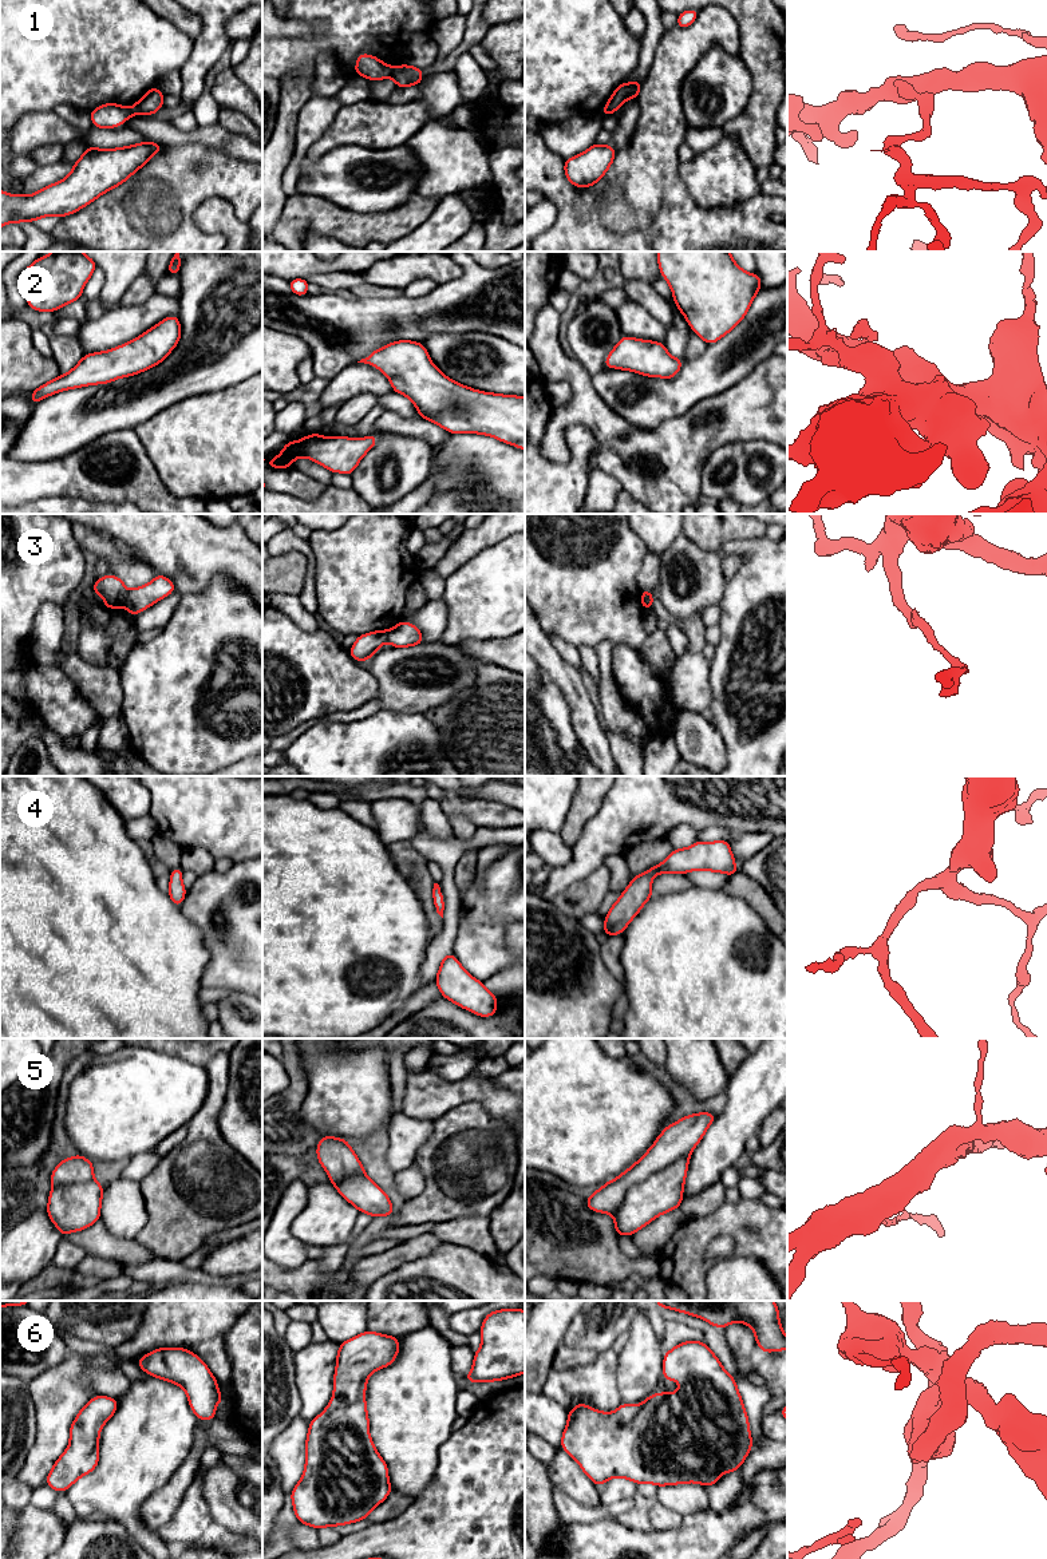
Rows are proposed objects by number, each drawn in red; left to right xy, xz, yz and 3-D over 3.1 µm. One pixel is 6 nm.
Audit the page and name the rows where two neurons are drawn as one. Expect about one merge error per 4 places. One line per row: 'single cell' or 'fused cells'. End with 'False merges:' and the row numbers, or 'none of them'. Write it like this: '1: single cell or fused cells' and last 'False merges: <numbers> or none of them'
1: fused cells
2: single cell
3: fused cells
4: single cell
5: single cell
6: single cell
False merges: 1, 3

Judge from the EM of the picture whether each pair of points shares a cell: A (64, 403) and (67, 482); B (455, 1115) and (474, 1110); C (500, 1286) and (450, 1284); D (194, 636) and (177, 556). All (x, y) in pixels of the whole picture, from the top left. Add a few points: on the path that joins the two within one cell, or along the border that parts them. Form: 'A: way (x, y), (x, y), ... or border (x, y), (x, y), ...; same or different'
A: border (94, 440), (64, 456), (35, 462); different
B: way (459, 1115), (470, 1114); same
C: way (488, 1286), (462, 1286); same
D: border (213, 578), (201, 592), (182, 594); different

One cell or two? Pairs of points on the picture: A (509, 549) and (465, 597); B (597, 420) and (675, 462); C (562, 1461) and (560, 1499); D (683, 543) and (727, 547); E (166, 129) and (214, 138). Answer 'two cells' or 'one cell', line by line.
A: one cell
B: one cell
C: two cells
D: two cells
E: one cell

